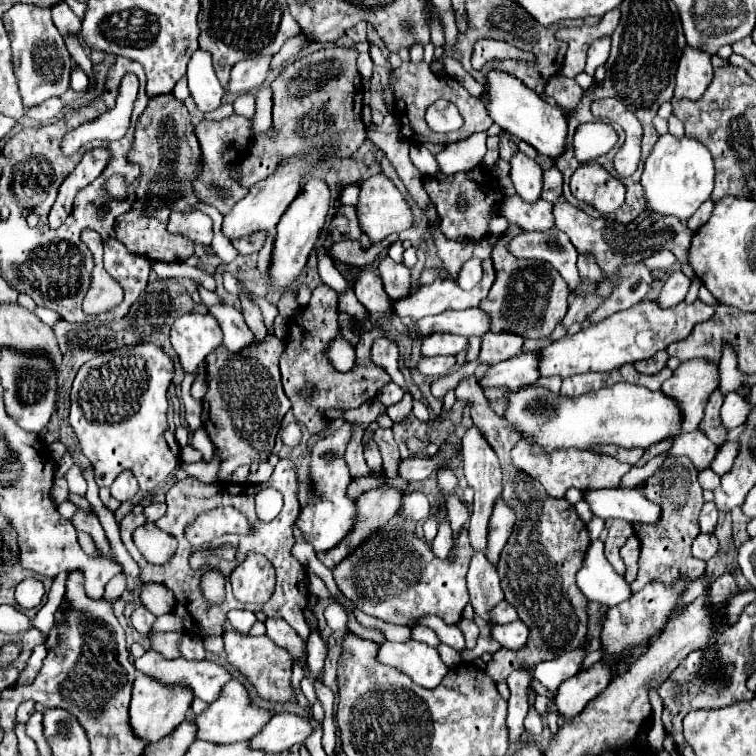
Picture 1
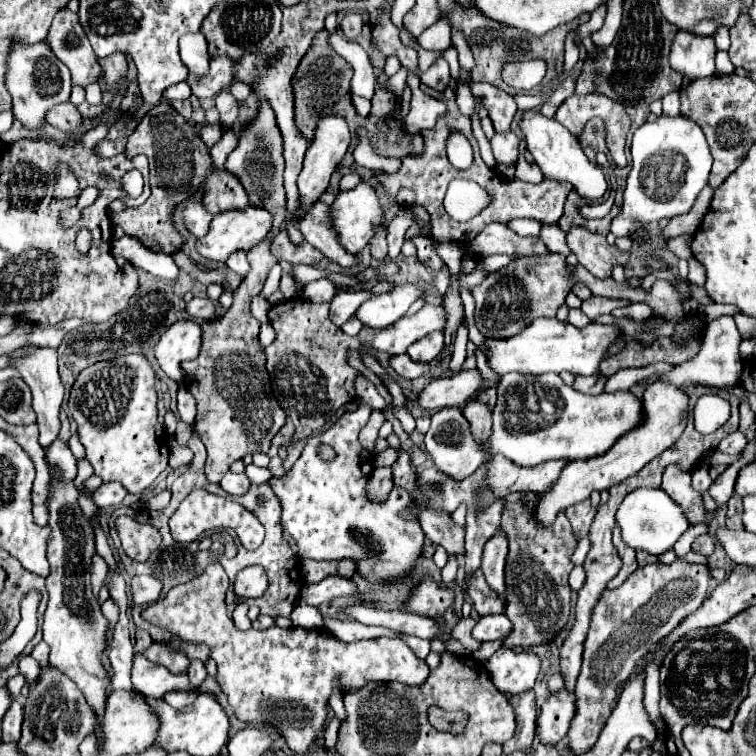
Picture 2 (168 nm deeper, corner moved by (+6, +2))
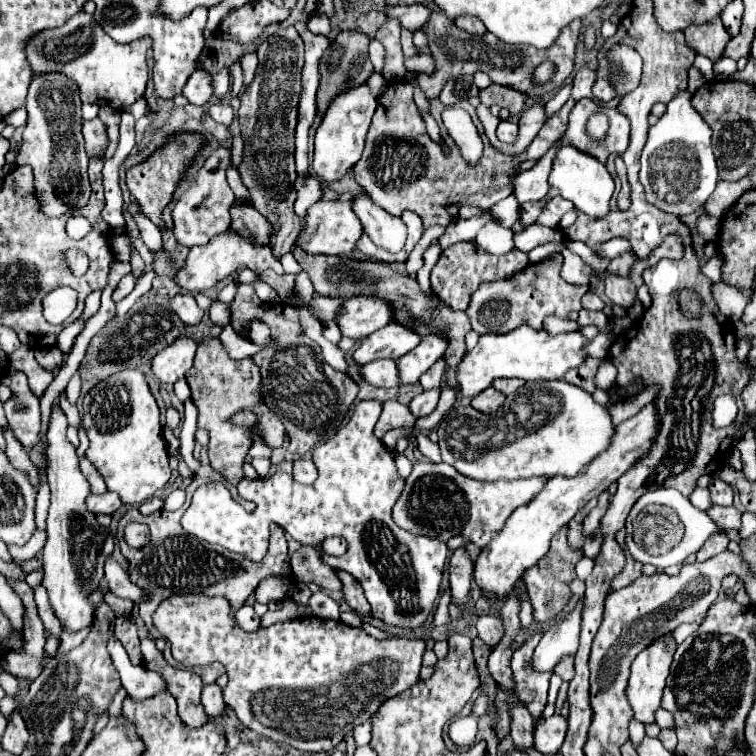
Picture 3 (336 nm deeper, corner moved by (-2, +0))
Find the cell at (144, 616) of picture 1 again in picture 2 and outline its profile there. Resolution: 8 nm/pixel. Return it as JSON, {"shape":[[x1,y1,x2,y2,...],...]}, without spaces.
{"shape":[[135,629,135,654,145,651,151,643,153,643,153,639,151,639,151,635,149,635,145,629]]}

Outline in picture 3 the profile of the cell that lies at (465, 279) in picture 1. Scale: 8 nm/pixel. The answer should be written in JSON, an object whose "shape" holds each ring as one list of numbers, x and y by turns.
{"shape":[[521,325,503,335,481,335,479,343,457,365,457,393,459,397,475,397,475,393,487,389,487,385,491,385,497,377,519,377,525,381,563,379,569,369,579,367,585,361,585,343,589,343,589,339,585,339,579,331,549,335,527,325]]}

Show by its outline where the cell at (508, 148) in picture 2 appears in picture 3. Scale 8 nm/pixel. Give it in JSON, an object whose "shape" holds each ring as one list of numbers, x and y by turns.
{"shape":[[505,119,497,127,497,139,503,143,515,143,517,139,517,121,515,119]]}

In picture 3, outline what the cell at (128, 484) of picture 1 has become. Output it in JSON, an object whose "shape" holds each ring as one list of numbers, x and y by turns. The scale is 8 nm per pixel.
{"shape":[[103,493,103,495,89,495,87,497,87,511,99,515,99,513,109,513,113,515,119,507,121,507,121,501,119,501,119,495,117,493]]}

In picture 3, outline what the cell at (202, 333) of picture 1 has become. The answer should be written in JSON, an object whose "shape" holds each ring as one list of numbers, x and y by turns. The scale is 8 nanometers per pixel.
{"shape":[[181,337,179,341,175,341,175,345,169,345,153,357,153,375,161,383,175,383,177,379,185,377,185,373,193,367,195,351,195,341,191,341,189,337]]}

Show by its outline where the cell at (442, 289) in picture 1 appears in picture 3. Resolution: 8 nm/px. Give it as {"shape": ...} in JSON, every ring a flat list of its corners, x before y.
{"shape":[[351,297,343,301,335,323,343,337,359,341,391,323,391,305,379,297]]}

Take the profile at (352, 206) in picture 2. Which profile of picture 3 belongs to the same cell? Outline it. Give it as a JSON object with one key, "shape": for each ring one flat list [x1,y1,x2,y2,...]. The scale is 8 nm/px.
{"shape":[[319,201,305,213,305,229,301,229,295,245,307,253,323,255,347,255,355,249,355,243,361,239,363,227,359,217,351,209,351,201]]}

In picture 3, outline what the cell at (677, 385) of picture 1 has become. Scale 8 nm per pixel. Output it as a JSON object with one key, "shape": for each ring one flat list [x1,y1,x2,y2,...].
{"shape":[[649,403,635,417,617,425,609,449,597,455,575,477,547,479,539,495,535,495,527,505,515,509,505,521,505,527,491,539,487,547,481,549,473,571,473,579,481,595,493,595,499,601,505,599,513,591,517,579,547,553,551,537,561,527,565,527,589,499,605,491,613,481,617,481,617,477,623,475,623,471,635,465,635,461,639,461,639,457,643,457,647,449,651,449,651,437,655,437,655,405]]}

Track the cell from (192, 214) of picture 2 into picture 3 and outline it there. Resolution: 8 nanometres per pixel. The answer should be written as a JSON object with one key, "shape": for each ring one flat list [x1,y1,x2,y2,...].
{"shape":[[219,147,211,151,199,169,197,177,191,181,189,189,179,197,175,209,173,209,173,235,179,245,185,247,195,247,195,245,205,245,211,237,219,233,227,233,231,227,231,213,229,209,235,203,235,195,227,183,225,171,229,167,229,149]]}

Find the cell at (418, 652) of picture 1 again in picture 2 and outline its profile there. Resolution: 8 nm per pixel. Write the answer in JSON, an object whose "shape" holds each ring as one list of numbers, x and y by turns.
{"shape":[[217,559,209,561,205,571,183,583,173,587,165,599,153,603,149,609,143,611,143,619,147,619,153,625,171,629,173,633,181,635,187,641,205,641,209,645,209,655,217,661,217,681,221,683,223,691,229,697,229,705,233,707,235,715,241,721,249,721,253,725,257,723,271,723,279,729,279,733,285,737,287,745,293,751,305,753,307,747,323,735,323,727,327,725,327,701,333,691,333,681,339,679,339,691,345,693,353,687,363,687,363,683,369,681,399,681,405,685,419,685,429,677,429,665,419,659,401,639,363,639,355,643,341,643,335,635,325,631,305,631,299,627,293,629,281,629,271,627,265,631,239,631,233,625,233,619,227,617,225,611,225,591,229,587,229,579,225,569]]}

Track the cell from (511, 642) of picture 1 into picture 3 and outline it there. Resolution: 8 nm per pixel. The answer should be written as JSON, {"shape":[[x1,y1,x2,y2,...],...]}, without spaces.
{"shape":[[481,615,475,627,477,627,479,639,483,639,489,647,495,647,501,641,503,633,505,633,501,619,493,617,493,615]]}

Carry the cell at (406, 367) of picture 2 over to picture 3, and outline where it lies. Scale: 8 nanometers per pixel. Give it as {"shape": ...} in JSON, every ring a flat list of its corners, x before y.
{"shape":[[373,361,367,363,359,369,359,375,373,387,397,387,399,385,399,373,397,373,397,363,395,361]]}

